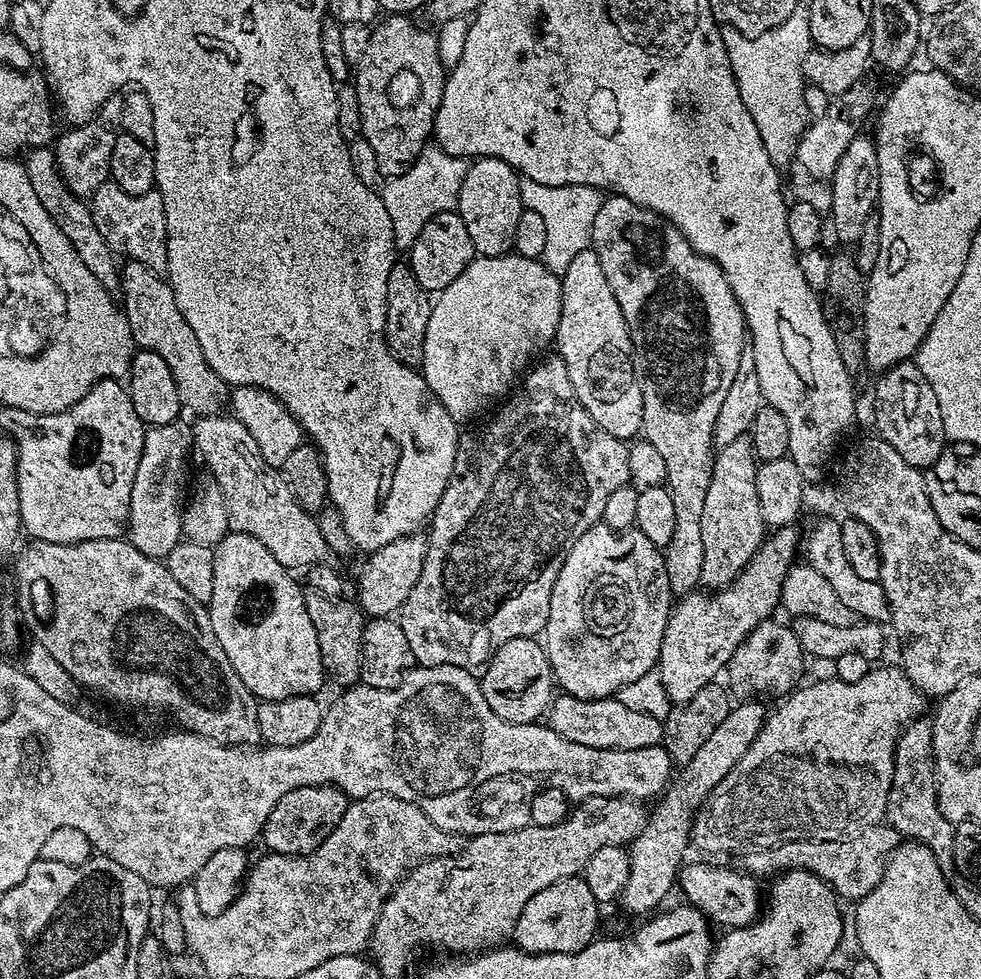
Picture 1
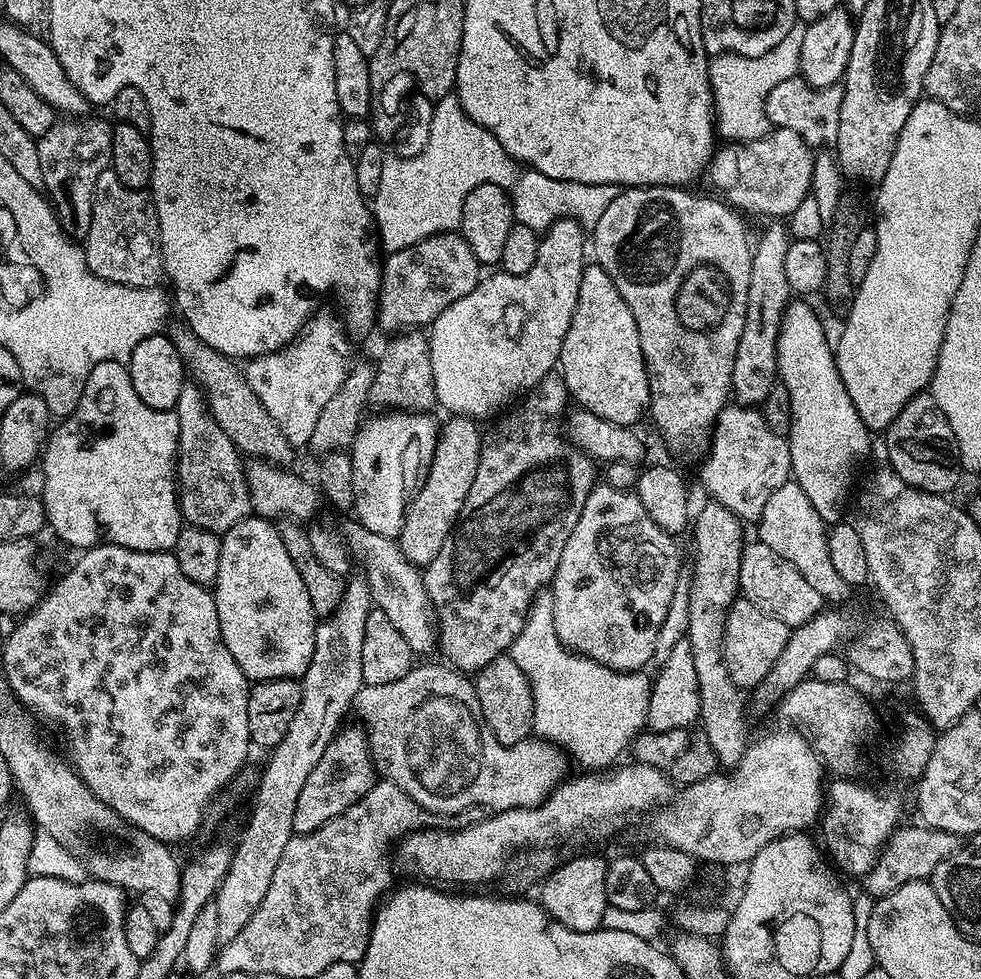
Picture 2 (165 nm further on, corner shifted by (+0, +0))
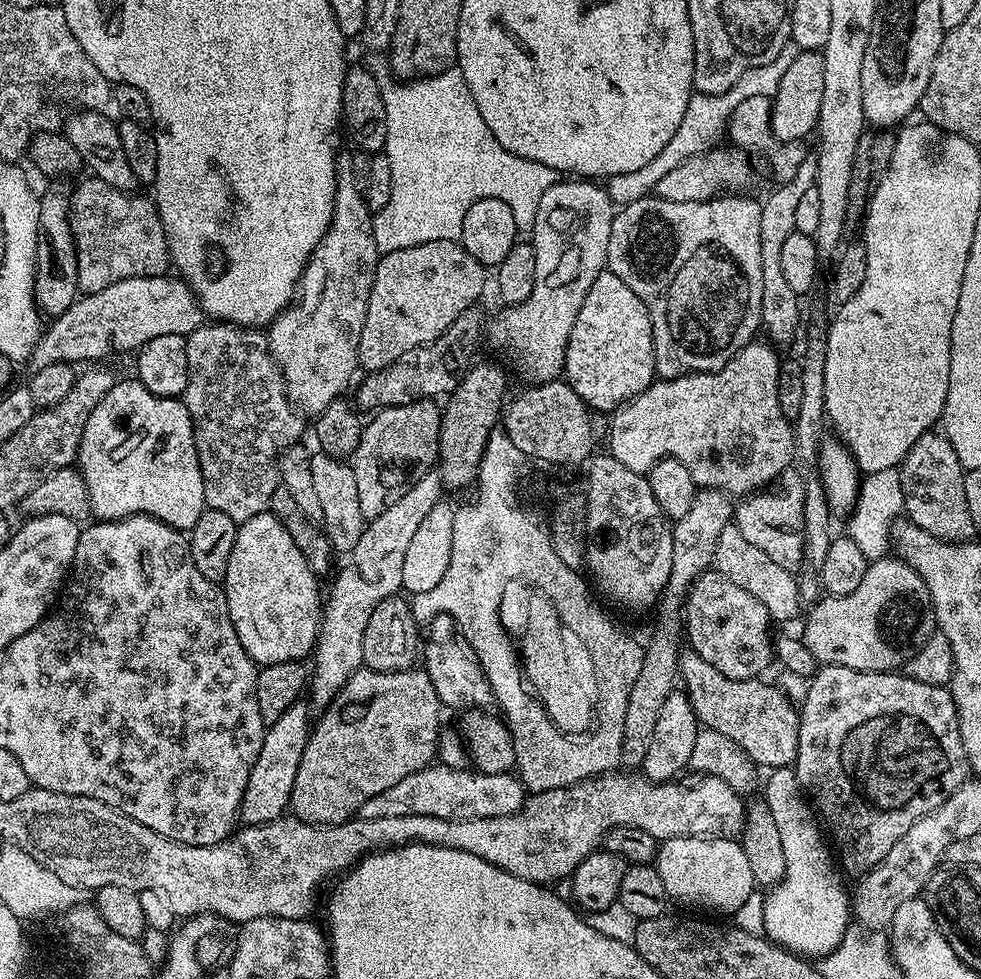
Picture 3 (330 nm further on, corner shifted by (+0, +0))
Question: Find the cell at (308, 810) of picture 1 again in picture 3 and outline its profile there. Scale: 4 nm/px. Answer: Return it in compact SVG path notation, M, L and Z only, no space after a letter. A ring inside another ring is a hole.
M361 666L338 690L338 694L319 713L320 721L311 725L302 762L294 777L291 815L311 824L344 824L353 819L382 790L390 790L410 774L429 767L437 759L442 705L423 667L413 666L401 672L379 672Z

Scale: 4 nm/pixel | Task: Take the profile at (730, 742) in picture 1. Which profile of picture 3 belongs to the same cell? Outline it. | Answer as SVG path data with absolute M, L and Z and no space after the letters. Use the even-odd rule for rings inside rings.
M881 558L871 561L862 577L862 583L850 594L841 596L825 595L807 609L802 639L805 646L814 654L817 665L833 664L850 666L850 670L863 672L894 672L903 669L912 653L918 652L933 632L937 631L936 615L930 602L930 590L905 560Z

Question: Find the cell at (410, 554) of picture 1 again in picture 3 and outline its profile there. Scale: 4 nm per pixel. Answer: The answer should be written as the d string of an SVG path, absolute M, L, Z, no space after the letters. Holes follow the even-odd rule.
M480 364L469 368L468 372L458 382L455 390L443 401L440 413L440 459L438 461L438 471L445 489L464 488L468 483L477 479L482 454L486 450L486 442L497 427L502 416L502 409L505 407L504 391L508 388L508 380L504 377L504 372L496 364Z

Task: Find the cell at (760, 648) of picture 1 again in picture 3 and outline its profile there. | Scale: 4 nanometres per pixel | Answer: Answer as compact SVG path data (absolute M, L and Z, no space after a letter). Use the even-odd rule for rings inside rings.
M715 570L703 572L692 584L688 591L688 597L684 600L682 613L682 632L686 637L687 647L692 648L711 666L720 670L726 678L754 679L764 674L768 663L774 660L774 640L772 644L772 632L768 629L770 617L766 606L754 598L754 594L746 594L742 586L734 586L730 578Z

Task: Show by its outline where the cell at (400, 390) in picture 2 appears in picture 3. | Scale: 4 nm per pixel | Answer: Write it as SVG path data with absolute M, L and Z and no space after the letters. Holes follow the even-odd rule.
M435 399L414 400L411 404L393 404L375 413L372 421L360 429L360 441L350 458L354 470L354 483L358 485L358 506L362 506L365 521L370 521L386 510L408 489L417 476L433 471L440 459L441 405Z

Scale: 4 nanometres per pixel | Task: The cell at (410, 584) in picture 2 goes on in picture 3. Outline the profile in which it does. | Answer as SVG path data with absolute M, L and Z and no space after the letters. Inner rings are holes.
M437 614L430 622L431 628L432 644L425 643L423 645L422 667L427 672L430 682L434 682L434 690L438 694L441 705L445 709L487 709L493 703L492 687L484 676L484 671L474 654L474 650L458 635L449 616Z

